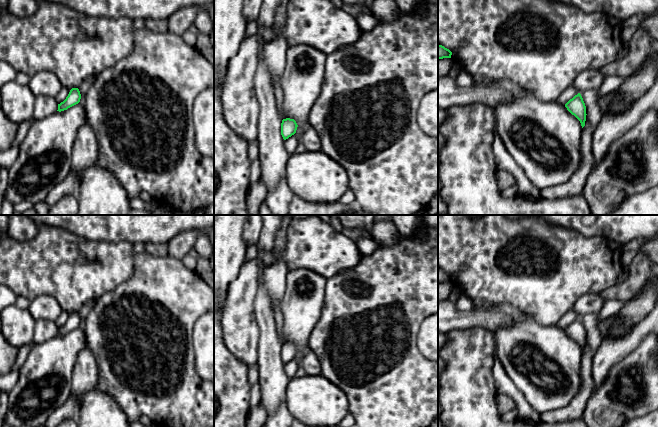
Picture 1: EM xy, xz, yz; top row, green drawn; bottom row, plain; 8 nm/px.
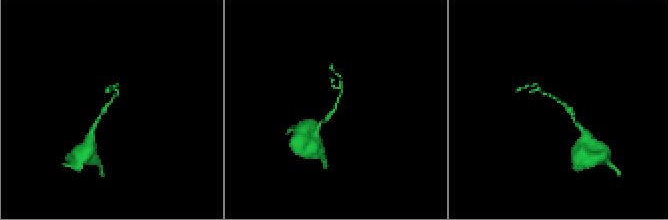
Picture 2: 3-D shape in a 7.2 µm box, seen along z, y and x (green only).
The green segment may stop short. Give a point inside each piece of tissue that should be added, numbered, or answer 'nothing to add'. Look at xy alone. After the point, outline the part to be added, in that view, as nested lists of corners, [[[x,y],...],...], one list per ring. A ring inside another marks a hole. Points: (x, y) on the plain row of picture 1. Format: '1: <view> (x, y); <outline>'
nothing to add

